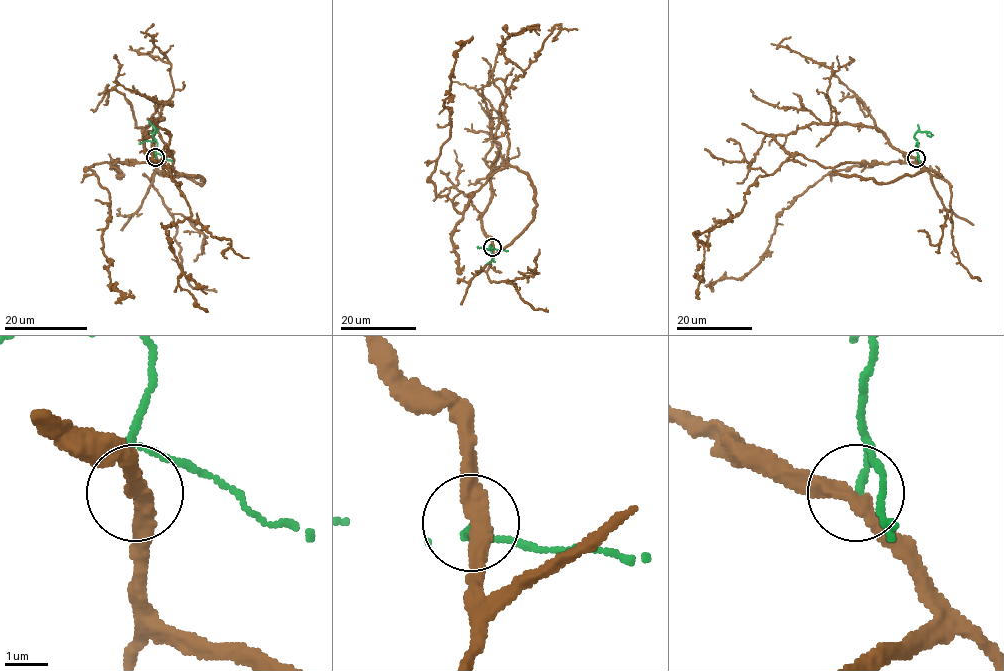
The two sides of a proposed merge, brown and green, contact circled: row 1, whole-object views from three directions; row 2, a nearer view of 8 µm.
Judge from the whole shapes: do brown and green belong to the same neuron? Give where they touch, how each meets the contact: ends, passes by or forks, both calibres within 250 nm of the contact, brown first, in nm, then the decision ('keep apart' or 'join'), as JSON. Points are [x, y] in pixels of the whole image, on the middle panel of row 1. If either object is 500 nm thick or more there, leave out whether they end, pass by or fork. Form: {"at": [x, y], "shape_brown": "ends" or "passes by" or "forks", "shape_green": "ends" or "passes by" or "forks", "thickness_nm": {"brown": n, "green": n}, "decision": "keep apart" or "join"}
{"at": [492, 247], "shape_brown": "passes by", "shape_green": "passes by", "thickness_nm": {"brown": 360, "green": 130}, "decision": "join"}

